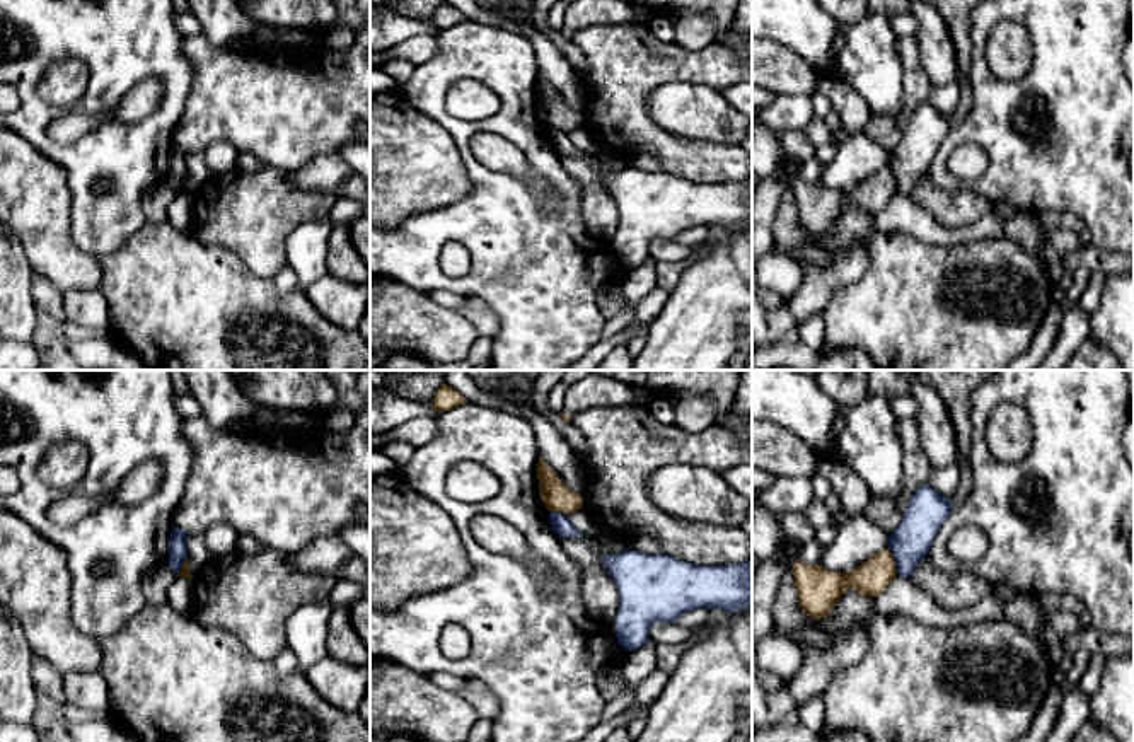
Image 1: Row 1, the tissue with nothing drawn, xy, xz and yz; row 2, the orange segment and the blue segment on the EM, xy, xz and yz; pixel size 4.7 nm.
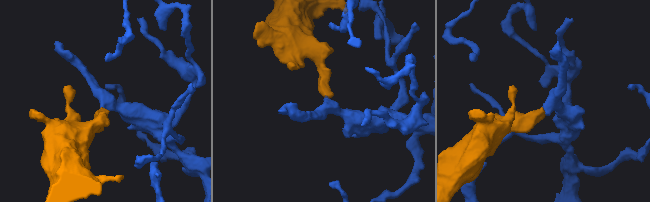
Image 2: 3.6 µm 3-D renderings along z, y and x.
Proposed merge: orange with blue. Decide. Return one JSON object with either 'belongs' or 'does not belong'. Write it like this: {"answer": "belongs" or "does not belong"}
{"answer": "does not belong"}

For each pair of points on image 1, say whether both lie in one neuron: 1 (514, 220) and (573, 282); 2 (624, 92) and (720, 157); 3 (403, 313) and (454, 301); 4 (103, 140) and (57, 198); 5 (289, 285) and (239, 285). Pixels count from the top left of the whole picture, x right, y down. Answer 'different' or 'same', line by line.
1: same
2: same
3: different
4: different
5: different

